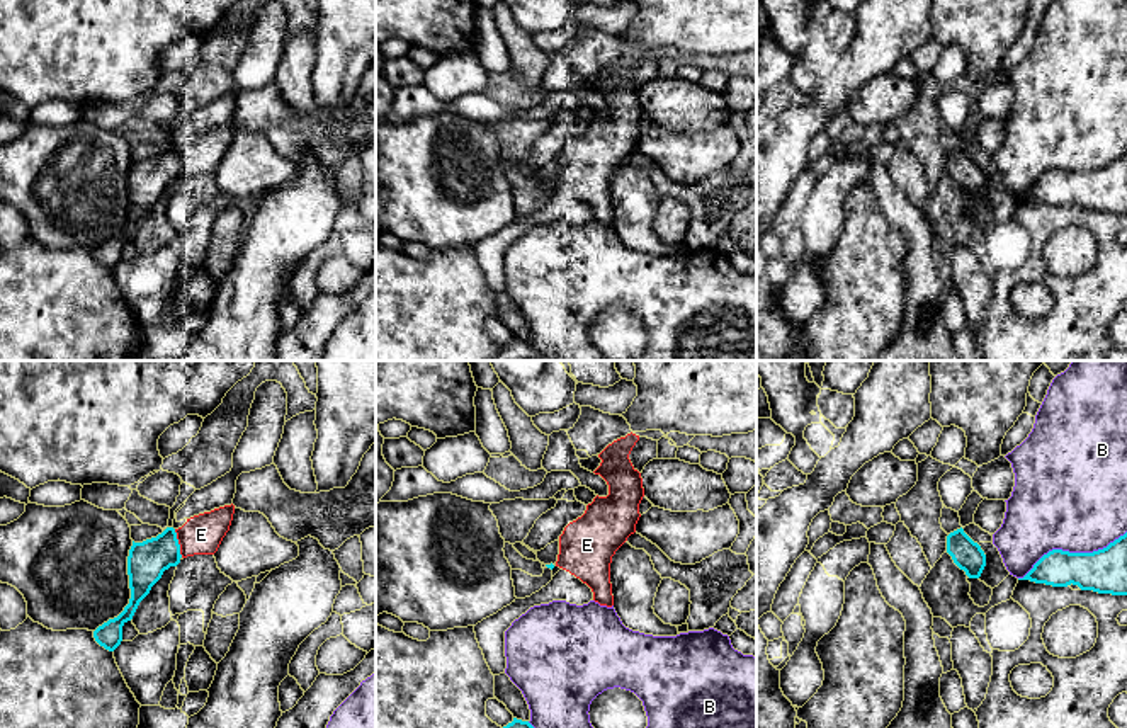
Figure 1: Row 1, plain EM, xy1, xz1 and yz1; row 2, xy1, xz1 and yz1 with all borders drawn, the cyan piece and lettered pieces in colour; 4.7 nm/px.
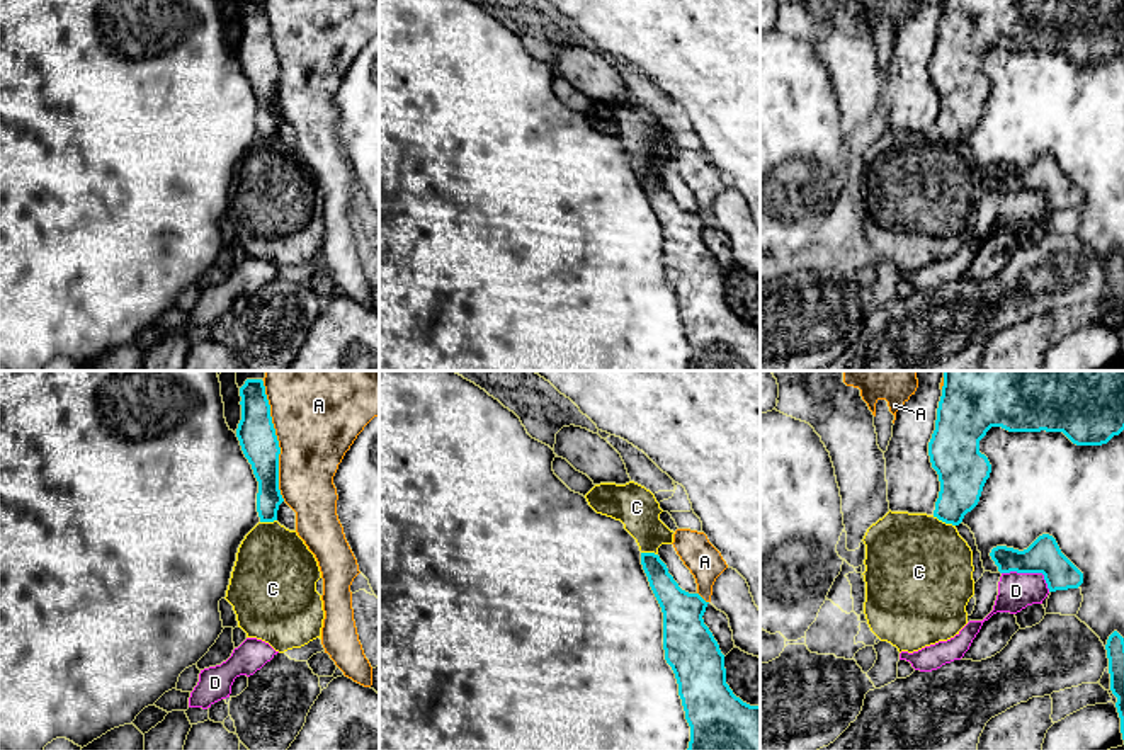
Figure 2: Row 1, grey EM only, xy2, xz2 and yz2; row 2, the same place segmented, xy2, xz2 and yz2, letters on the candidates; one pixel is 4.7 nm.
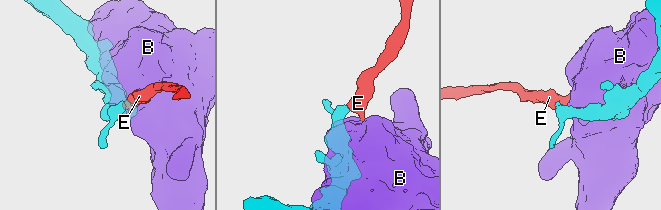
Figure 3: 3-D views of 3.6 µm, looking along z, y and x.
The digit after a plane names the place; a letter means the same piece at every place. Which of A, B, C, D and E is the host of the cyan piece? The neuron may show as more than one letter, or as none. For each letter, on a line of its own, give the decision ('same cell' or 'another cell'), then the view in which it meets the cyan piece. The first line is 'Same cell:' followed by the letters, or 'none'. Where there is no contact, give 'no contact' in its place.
Same cell: E
A: another cell; contact in xy2
B: another cell; contact in yz1
C: another cell; contact in yz2
D: another cell; contact in yz2
E: same cell; contact in xy1

